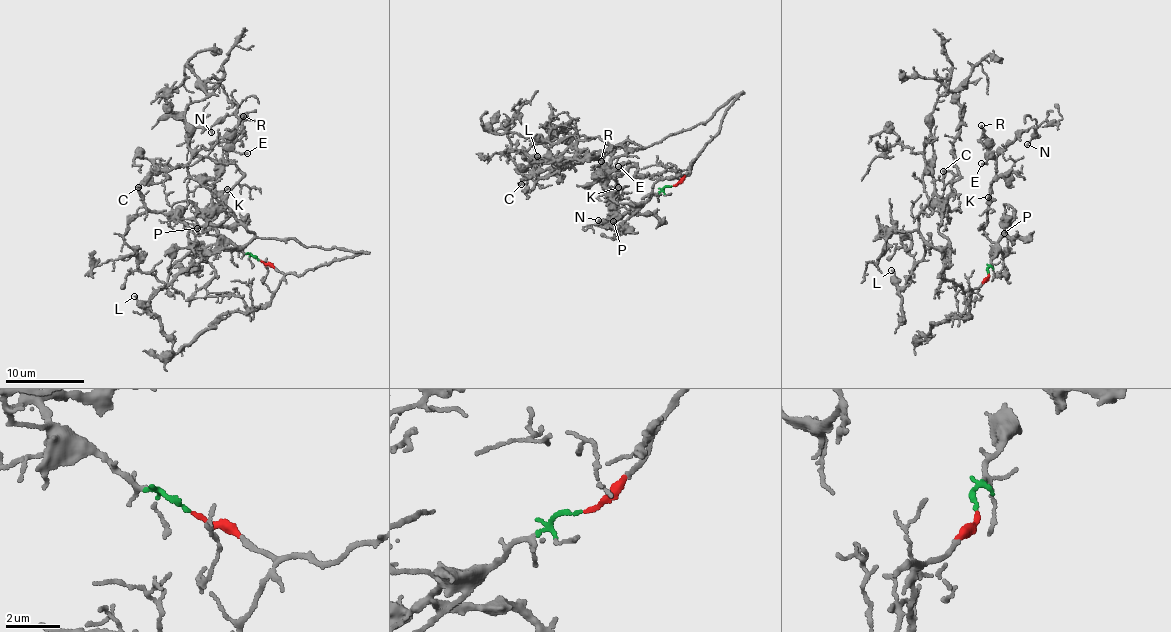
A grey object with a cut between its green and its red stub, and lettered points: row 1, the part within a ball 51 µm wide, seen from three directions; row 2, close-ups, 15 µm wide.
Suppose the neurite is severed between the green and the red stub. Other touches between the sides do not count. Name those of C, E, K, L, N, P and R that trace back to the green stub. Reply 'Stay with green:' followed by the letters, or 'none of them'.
Stay with green: E, K, N, P, R

